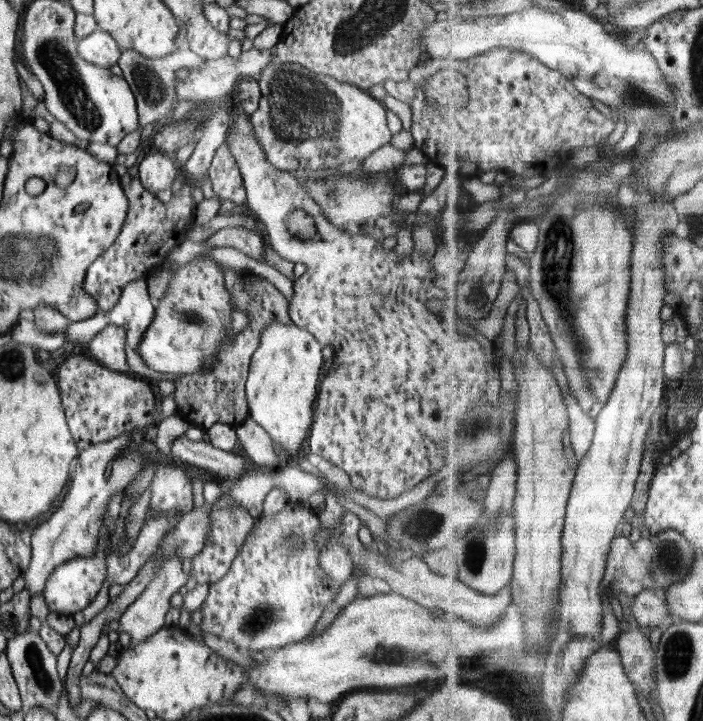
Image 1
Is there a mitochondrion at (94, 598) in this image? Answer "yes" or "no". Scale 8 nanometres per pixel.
no

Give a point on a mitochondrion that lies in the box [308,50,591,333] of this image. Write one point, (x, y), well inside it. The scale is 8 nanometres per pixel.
(332, 193)

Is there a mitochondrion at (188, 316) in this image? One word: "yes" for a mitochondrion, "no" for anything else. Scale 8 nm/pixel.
yes

